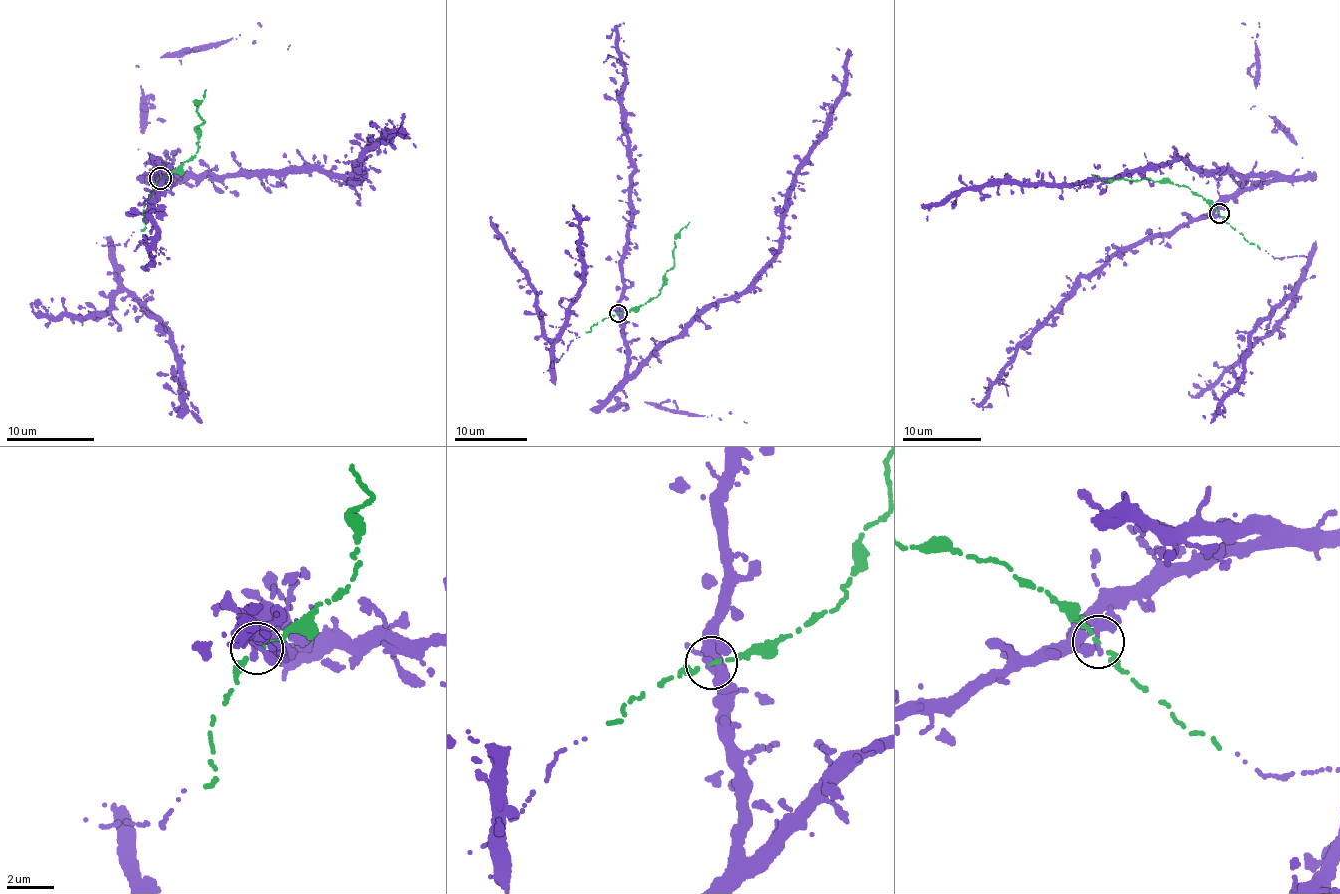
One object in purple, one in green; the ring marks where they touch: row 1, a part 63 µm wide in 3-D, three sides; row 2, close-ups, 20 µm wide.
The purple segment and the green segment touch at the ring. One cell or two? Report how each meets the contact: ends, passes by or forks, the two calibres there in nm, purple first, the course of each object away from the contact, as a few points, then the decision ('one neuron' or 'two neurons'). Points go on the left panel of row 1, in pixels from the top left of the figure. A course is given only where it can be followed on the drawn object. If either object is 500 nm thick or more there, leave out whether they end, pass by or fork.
purple ends; green passes by; calibres 260 and 150 nm; course purple (161, 178), (164, 169), (179, 179), (319, 169), (358, 181), (359, 153), (386, 128), (402, 131), (391, 141); course green (161, 178), (181, 170), (200, 146), (195, 128), (205, 121), (193, 102), (203, 100), (206, 89); one neuron

